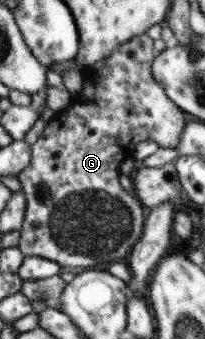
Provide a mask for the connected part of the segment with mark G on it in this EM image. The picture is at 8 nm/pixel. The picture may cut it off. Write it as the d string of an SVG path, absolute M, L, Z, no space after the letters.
M146 33L141 34L141 36L135 36L135 38L132 38L129 42L121 44L119 48L115 48L115 50L108 55L107 60L101 60L100 63L97 63L93 67L86 67L83 71L83 88L78 94L72 94L73 104L68 109L55 113L55 116L46 123L46 127L43 129L43 134L41 134L39 140L37 140L35 144L30 145L31 162L29 162L29 166L17 176L21 182L22 191L25 193L26 198L25 220L23 220L18 242L19 250L21 250L21 254L23 254L24 257L39 256L39 258L46 258L47 260L59 264L59 266L63 268L63 271L84 271L86 268L106 268L111 263L125 260L125 256L129 254L135 246L135 243L141 238L145 222L143 208L140 201L129 194L128 191L125 191L120 183L119 168L121 163L125 162L129 156L133 155L135 146L137 146L139 142L147 140L148 138L152 139L153 142L157 142L158 146L161 148L176 149L179 140L181 140L181 132L183 132L183 128L185 128L185 124L187 124L184 111L165 94L165 90L163 90L161 84L153 78L152 66L156 57L153 54L153 41L154 40Z

